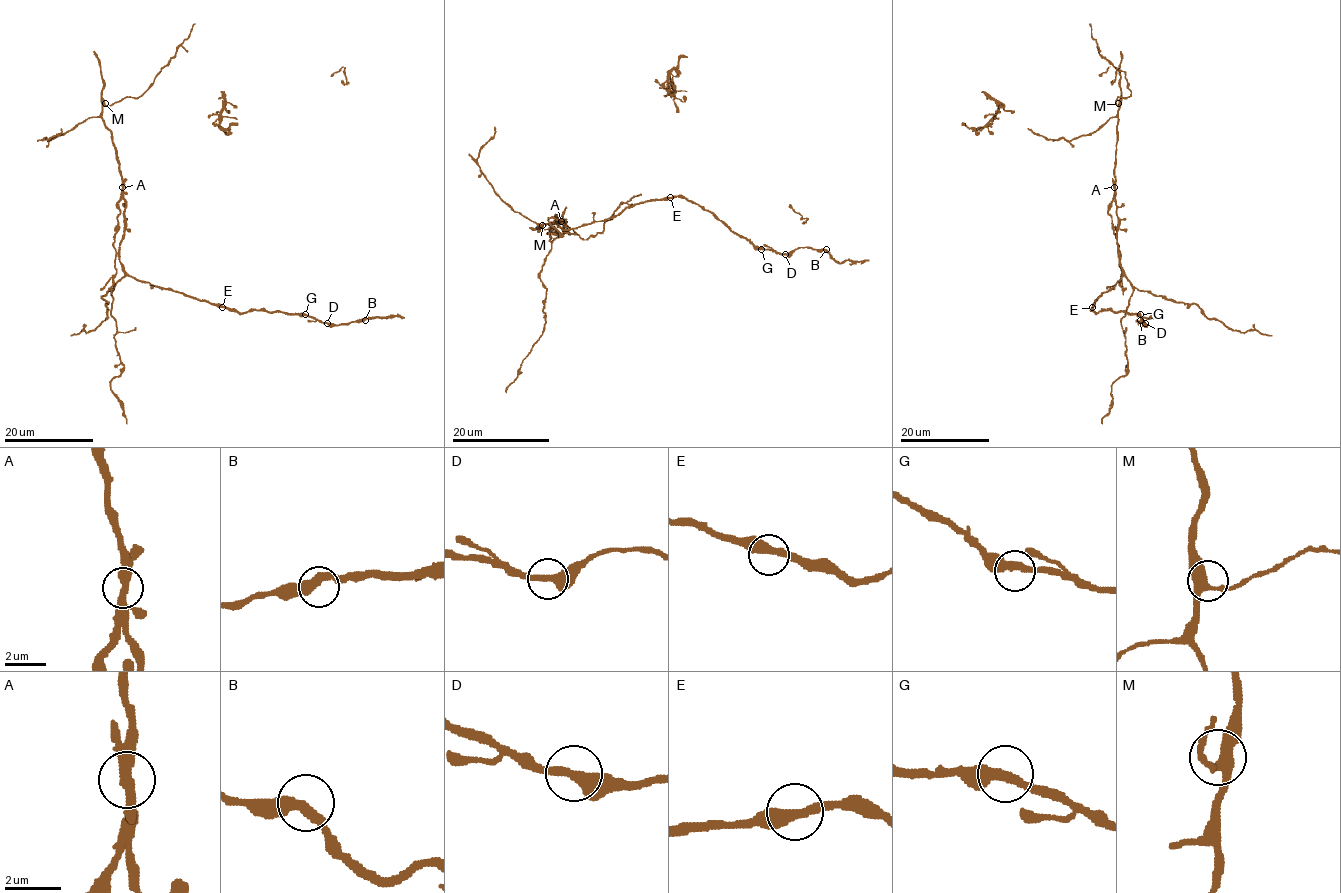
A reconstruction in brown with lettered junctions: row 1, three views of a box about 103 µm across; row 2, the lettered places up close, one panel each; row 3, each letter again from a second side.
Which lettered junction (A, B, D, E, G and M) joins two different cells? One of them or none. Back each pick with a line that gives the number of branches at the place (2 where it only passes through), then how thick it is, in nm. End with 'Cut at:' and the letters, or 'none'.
A: 2 branches meet; 400 nm thick
Cut at: A

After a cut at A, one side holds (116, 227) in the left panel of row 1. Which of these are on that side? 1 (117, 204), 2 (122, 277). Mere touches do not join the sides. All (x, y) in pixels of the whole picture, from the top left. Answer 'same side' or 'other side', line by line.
1: same side
2: other side

